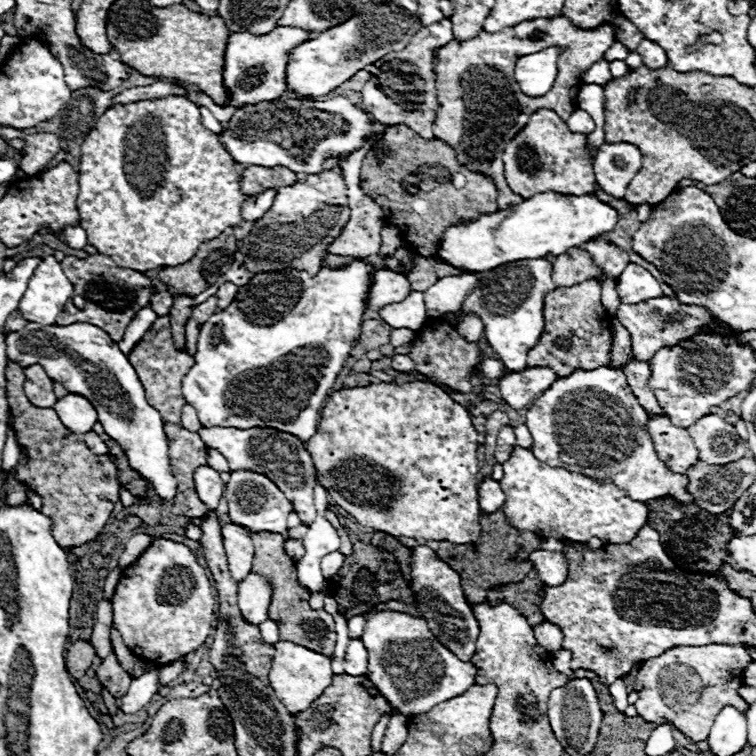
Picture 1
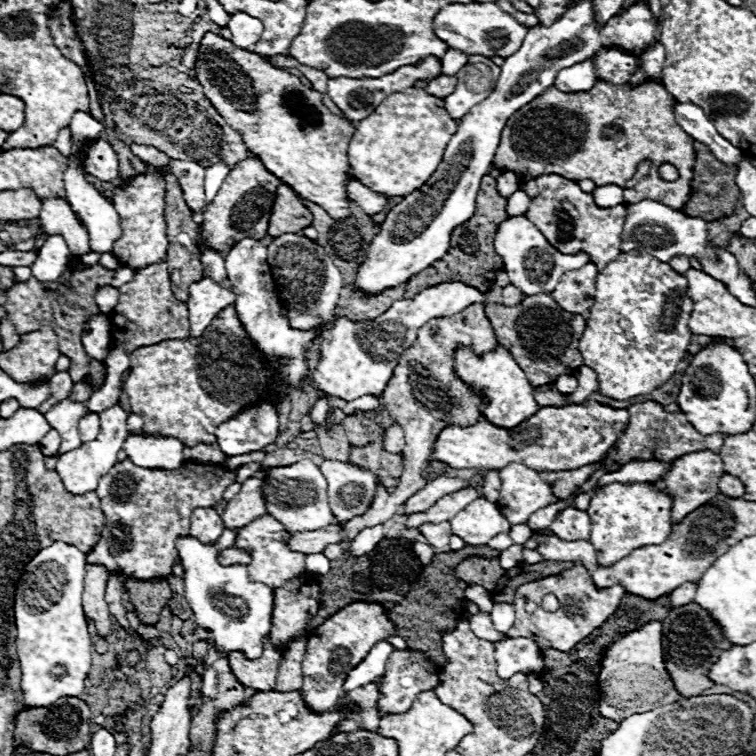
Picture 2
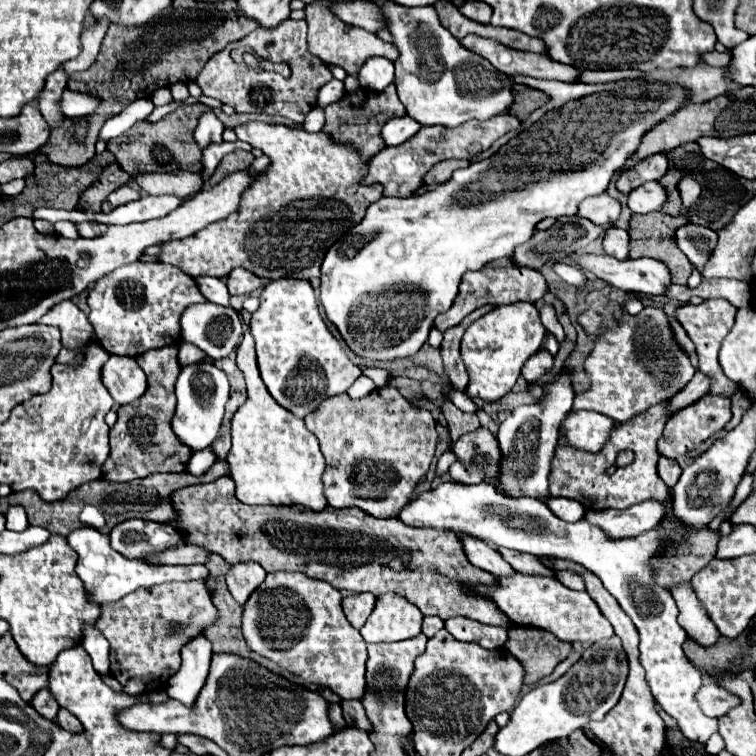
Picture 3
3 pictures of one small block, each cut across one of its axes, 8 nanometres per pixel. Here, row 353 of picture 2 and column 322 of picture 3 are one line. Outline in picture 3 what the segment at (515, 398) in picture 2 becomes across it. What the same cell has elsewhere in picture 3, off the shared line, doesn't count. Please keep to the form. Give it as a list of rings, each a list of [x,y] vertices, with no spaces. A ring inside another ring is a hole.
[[[244,332],[238,346],[238,368],[244,372],[248,386],[248,400],[232,418],[232,448],[228,454],[230,476],[236,482],[236,498],[246,504],[302,504],[312,510],[328,506],[322,492],[324,456],[318,448],[316,436],[304,426],[304,420],[288,414],[282,406],[272,402],[260,372],[256,370],[256,350],[250,332]]]

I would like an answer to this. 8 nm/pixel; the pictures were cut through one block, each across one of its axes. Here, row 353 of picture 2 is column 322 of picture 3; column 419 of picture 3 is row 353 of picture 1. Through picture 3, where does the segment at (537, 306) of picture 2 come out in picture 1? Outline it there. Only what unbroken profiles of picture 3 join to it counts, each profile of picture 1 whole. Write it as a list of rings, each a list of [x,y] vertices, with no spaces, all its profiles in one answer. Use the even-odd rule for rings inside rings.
[[[586,280],[582,284],[570,286],[570,288],[556,288],[554,292],[548,292],[544,298],[544,330],[534,348],[528,352],[528,366],[546,366],[552,368],[558,376],[570,376],[574,370],[594,370],[608,364],[610,354],[610,316],[604,310],[600,302],[600,284],[596,280]]]

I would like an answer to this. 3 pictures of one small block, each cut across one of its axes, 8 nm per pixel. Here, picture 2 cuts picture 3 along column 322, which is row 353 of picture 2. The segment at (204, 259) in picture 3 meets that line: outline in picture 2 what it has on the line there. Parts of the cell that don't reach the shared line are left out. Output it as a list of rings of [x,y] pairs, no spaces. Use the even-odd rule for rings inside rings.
[[[230,306],[218,312],[210,328],[206,328],[206,332],[202,332],[200,338],[166,340],[166,342],[138,348],[136,352],[132,352],[128,378],[122,388],[130,398],[130,412],[142,416],[144,432],[176,436],[186,446],[196,446],[196,444],[216,442],[216,436],[214,436],[216,426],[228,420],[244,404],[258,400],[258,396],[266,386],[266,380],[268,380],[268,372],[262,366],[260,354],[254,350],[252,340],[244,332],[234,306]]]

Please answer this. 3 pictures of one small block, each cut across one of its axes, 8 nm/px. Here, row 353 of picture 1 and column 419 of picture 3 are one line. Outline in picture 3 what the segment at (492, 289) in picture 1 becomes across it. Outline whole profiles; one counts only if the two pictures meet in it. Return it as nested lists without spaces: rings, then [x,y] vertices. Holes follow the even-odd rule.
[[[442,482],[438,488],[418,494],[398,518],[406,526],[414,528],[436,528],[448,530],[454,534],[468,534],[472,538],[484,540],[496,548],[510,548],[518,552],[528,552],[534,556],[556,556],[582,564],[594,572],[604,588],[618,600],[622,610],[632,618],[640,634],[640,660],[646,670],[646,682],[652,690],[656,702],[678,720],[680,730],[692,742],[704,744],[710,734],[718,730],[718,720],[708,718],[696,704],[696,690],[702,684],[702,674],[696,666],[688,666],[684,658],[682,644],[688,638],[678,626],[678,608],[670,592],[652,582],[650,556],[656,552],[662,540],[670,540],[674,534],[670,528],[656,526],[634,538],[610,540],[600,528],[578,520],[576,524],[564,522],[548,510],[546,502],[536,498],[512,498],[494,488],[492,484],[460,484],[460,482]]]

